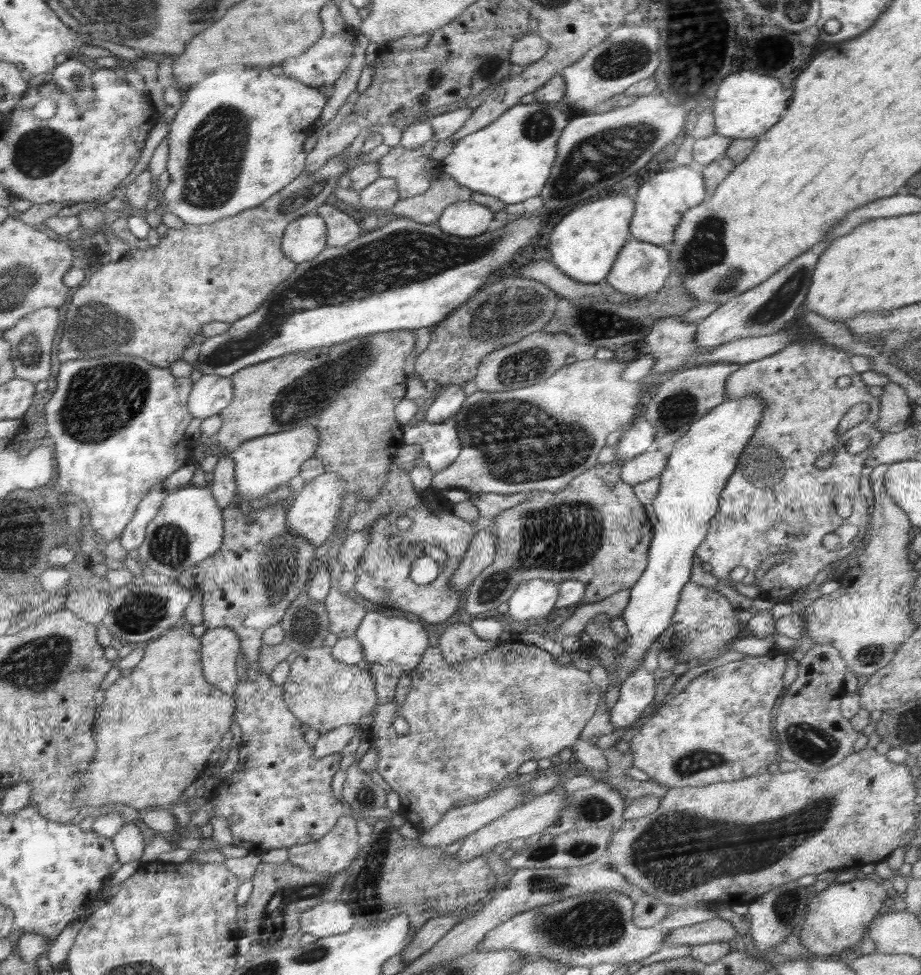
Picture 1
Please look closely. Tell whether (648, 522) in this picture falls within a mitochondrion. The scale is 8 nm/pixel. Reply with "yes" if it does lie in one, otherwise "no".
no

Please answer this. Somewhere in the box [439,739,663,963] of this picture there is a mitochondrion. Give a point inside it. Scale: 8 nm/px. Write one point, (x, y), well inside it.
(594, 925)

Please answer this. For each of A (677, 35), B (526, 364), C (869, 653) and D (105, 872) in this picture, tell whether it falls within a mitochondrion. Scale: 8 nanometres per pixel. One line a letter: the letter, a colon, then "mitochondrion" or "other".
A: other
B: mitochondrion
C: mitochondrion
D: other

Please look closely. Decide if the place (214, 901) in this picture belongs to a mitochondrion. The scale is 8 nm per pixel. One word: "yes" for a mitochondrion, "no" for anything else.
no

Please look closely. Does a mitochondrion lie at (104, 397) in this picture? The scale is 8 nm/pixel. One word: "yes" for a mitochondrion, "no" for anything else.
yes

